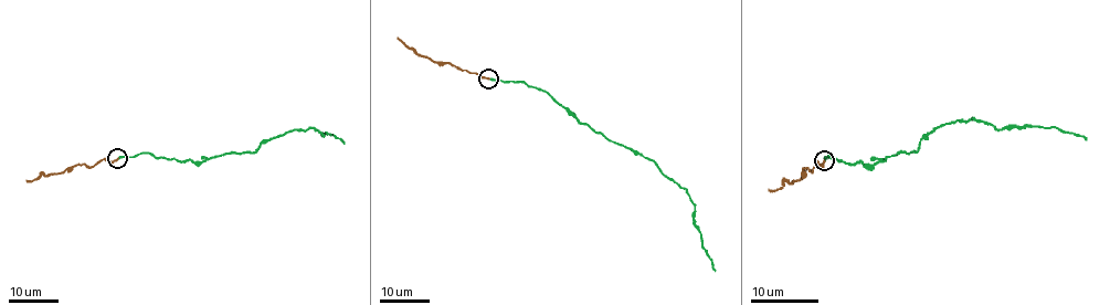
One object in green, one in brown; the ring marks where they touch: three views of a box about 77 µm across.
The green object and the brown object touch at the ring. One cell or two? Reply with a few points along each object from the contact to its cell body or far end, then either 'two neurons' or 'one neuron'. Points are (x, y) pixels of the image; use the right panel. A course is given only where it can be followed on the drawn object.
green via (824, 160), (827, 153), (874, 166), (913, 153), (934, 128), (973, 118), (998, 128), (1054, 127), (1086, 140) | brown via (824, 160), (821, 164), (816, 160), (813, 170), (804, 167), (797, 181), (785, 181), (781, 188), (769, 191) | one neuron

